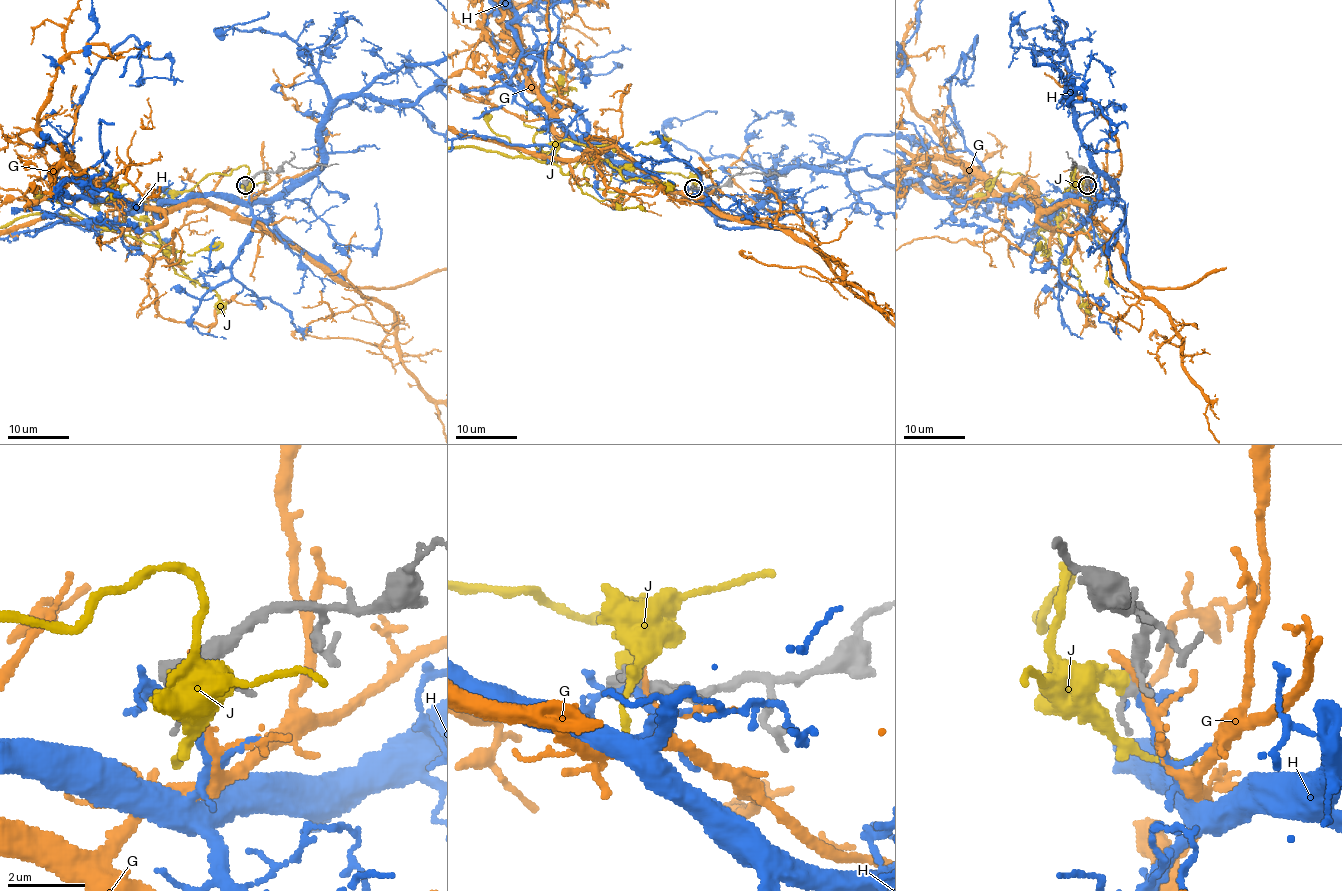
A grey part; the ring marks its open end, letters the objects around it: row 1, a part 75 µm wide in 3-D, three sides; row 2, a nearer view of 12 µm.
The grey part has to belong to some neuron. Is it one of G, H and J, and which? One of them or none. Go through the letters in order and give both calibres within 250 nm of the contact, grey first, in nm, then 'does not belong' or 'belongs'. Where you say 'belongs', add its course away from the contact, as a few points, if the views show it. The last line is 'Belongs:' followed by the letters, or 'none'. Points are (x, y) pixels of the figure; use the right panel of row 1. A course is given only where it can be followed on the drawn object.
G: 400/320 nm | does not belong
H: 320/140 nm | belongs
J: 340/440 nm | does not belong
Belongs: H

